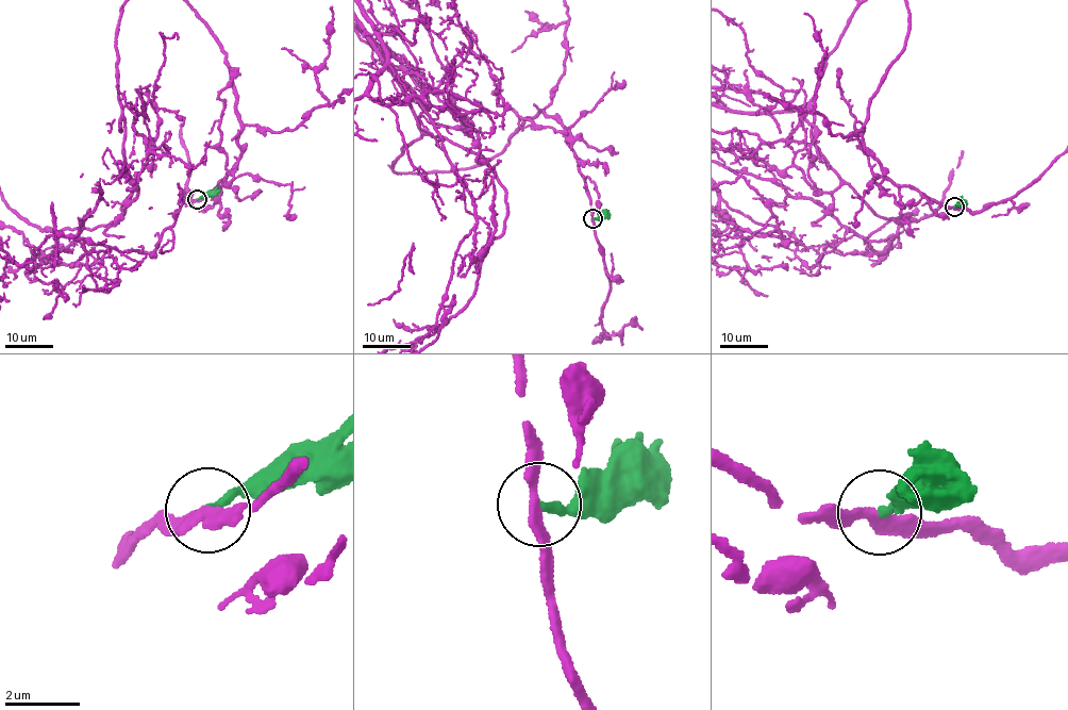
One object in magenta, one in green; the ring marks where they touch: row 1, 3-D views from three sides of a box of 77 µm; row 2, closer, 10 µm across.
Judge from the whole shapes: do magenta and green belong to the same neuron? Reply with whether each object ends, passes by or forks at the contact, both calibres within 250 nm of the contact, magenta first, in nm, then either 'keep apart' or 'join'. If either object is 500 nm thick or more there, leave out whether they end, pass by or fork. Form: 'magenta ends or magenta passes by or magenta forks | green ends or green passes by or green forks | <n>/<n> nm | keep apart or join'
magenta passes by | green ends | 300/240 nm | keep apart

